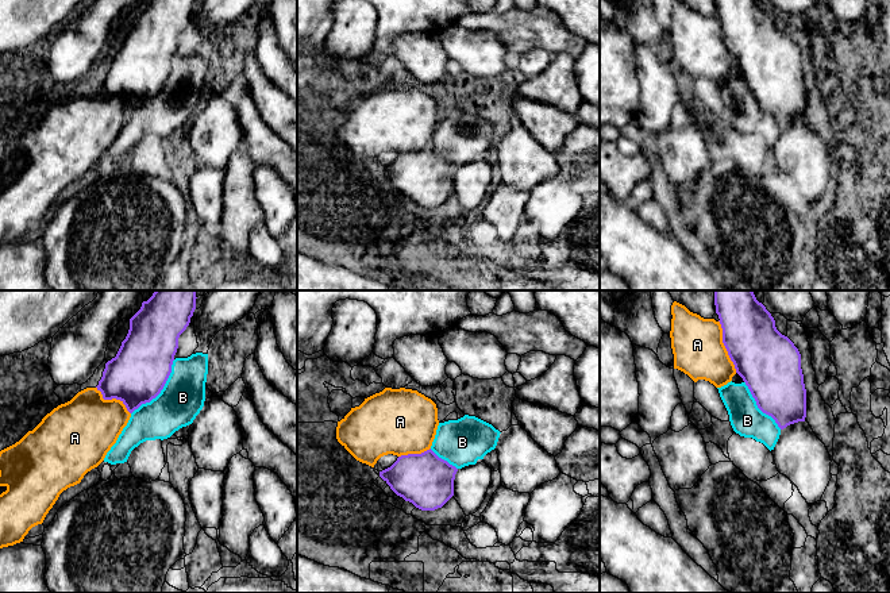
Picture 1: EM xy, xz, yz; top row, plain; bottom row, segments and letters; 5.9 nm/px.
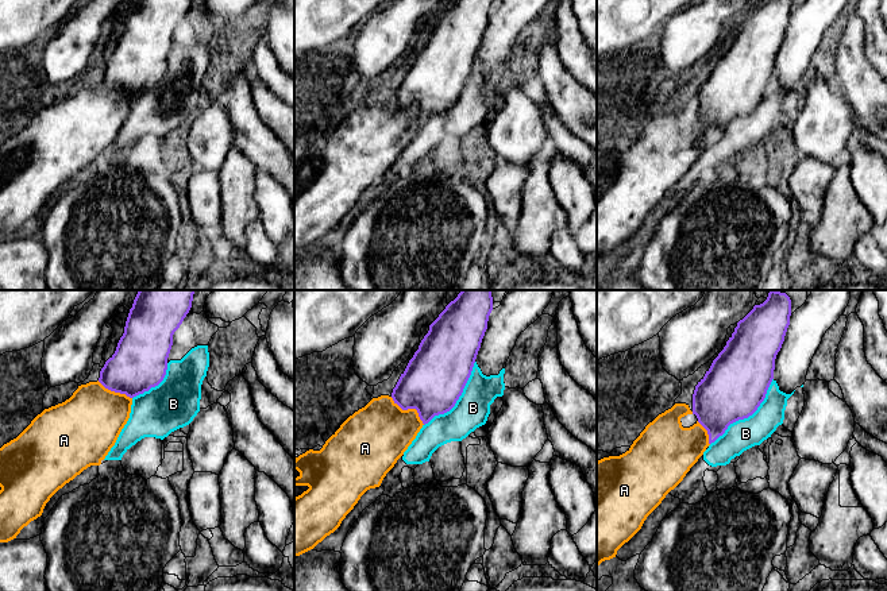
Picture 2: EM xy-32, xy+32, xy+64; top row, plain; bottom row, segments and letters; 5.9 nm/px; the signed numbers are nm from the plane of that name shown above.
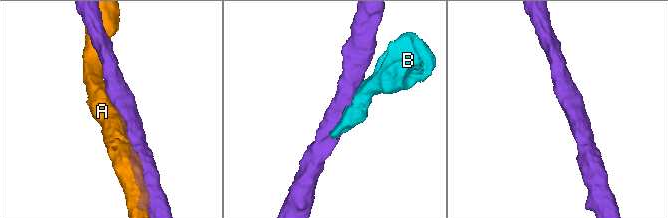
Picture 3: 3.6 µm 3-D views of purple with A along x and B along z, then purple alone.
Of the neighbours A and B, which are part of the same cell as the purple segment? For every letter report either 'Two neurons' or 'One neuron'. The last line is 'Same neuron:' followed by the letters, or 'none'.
A: Two neurons
B: Two neurons
Same neuron: none

